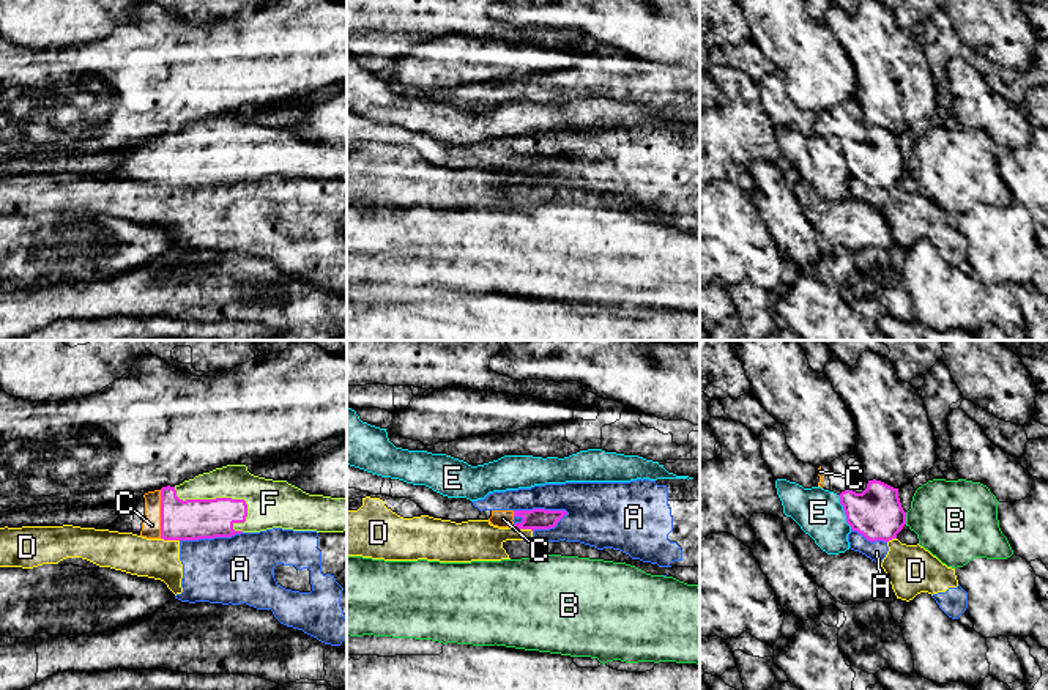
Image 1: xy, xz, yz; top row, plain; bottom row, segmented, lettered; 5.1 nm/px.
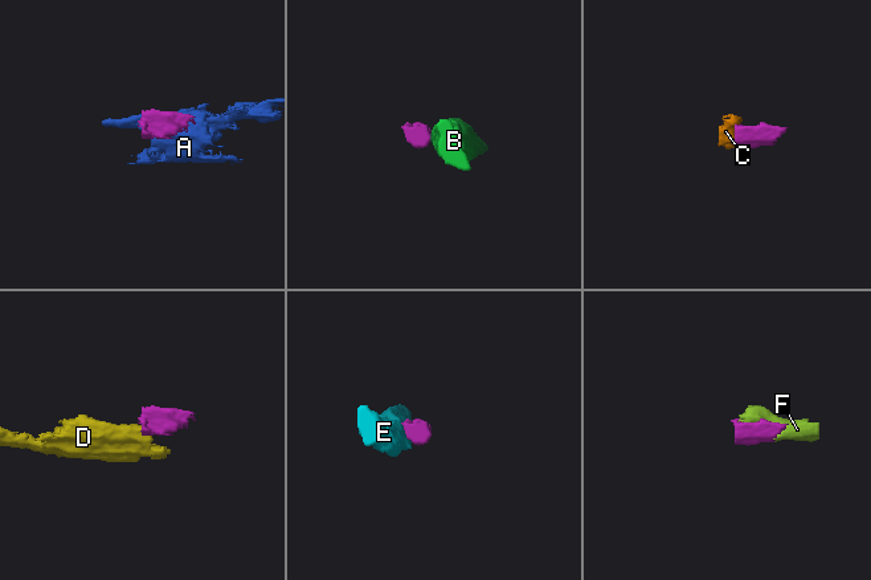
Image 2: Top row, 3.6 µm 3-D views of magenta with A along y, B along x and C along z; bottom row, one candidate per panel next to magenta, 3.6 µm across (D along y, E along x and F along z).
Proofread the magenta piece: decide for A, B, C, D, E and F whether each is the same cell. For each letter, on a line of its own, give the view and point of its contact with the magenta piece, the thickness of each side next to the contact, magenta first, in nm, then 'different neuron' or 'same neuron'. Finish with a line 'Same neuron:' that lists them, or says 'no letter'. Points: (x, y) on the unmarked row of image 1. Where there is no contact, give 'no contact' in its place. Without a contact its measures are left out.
A: meets magenta in xz at (541, 156); 110 nm thick on the magenta side, 240 nm on the other; different neuron
B: meets magenta in yz at (905, 166); 260 nm thick on the magenta side, 400 nm on the other; different neuron
C: meets magenta in xy at (161, 161); 200 nm thick on the magenta side, 100 nm on the other; same neuron
D: meets magenta in xy at (170, 186); 200 nm thick on the magenta side, 200 nm on the other; different neuron
E: meets magenta in yz at (845, 159); 260 nm thick on the magenta side, 240 nm on the other; different neuron
F: meets magenta in xy at (229, 145); 200 nm thick on the magenta side, 240 nm on the other; same neuron
Same neuron: C, F

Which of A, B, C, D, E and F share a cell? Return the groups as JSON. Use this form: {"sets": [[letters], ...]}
{"sets": [["A", "D"], ["B"], ["C", "F"], ["E"]]}

